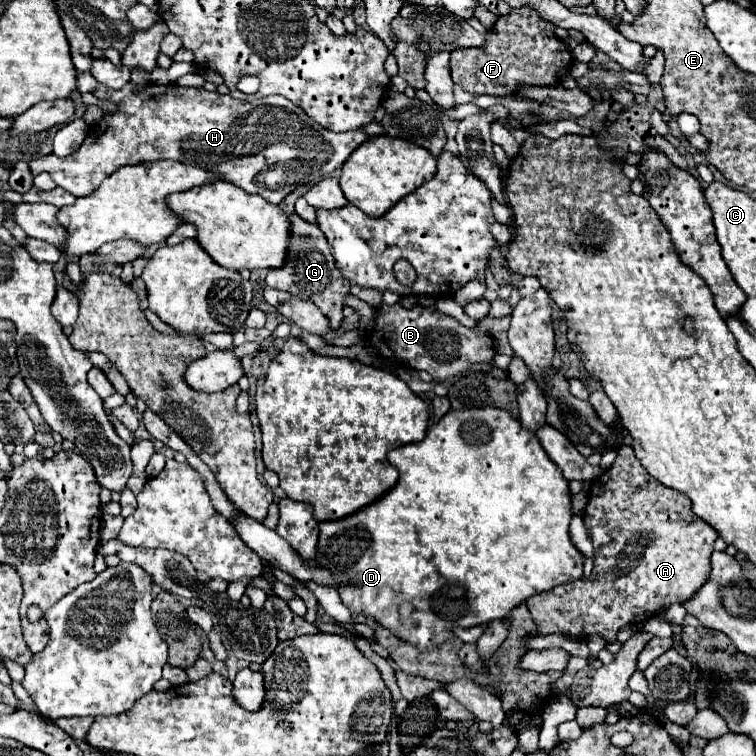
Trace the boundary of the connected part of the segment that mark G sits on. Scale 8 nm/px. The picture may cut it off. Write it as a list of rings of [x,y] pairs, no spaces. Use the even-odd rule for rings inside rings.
[[[291,213],[289,221],[291,221],[291,235],[289,235],[287,261],[283,267],[271,269],[267,273],[265,285],[279,289],[279,291],[287,291],[293,297],[313,301],[325,315],[329,315],[333,329],[337,329],[339,323],[343,321],[341,311],[343,311],[345,299],[349,295],[349,283],[345,283],[345,279],[341,279],[341,273],[335,267],[335,261],[333,261],[333,255],[329,251],[329,243],[323,235],[323,231],[315,223],[301,219],[297,213]]]

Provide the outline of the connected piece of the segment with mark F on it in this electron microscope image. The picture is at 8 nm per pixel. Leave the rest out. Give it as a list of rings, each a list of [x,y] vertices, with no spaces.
[[[533,7],[511,9],[509,15],[501,15],[491,29],[487,29],[485,43],[473,49],[455,49],[451,51],[451,77],[453,83],[463,87],[475,95],[513,95],[521,89],[521,85],[539,85],[551,87],[557,83],[561,71],[571,71],[575,65],[575,57],[563,39],[555,35],[555,25],[545,21]]]

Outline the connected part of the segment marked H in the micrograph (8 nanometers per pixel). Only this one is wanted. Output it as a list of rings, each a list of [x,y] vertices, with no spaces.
[[[127,81],[123,89],[109,89],[105,85],[99,85],[93,95],[99,101],[109,101],[117,109],[103,113],[103,119],[91,127],[89,135],[81,143],[81,147],[71,153],[69,157],[57,157],[49,155],[45,159],[35,159],[29,163],[33,175],[39,175],[41,171],[47,171],[53,181],[71,191],[75,197],[85,197],[93,193],[101,181],[117,171],[123,165],[137,165],[145,161],[159,161],[159,159],[171,159],[181,161],[185,165],[199,165],[203,169],[213,171],[223,181],[229,181],[247,193],[257,193],[265,201],[277,205],[283,197],[287,197],[295,187],[299,185],[313,185],[319,179],[333,173],[337,167],[341,167],[347,157],[367,139],[363,129],[335,133],[313,119],[307,117],[301,107],[293,105],[285,97],[275,97],[275,103],[255,105],[249,101],[233,99],[231,95],[219,95],[217,91],[207,91],[203,87],[181,87],[181,85],[155,85],[149,83],[145,87],[135,85],[133,81]]]

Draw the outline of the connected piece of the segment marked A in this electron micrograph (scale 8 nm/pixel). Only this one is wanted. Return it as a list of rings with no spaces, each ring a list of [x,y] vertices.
[[[629,445],[619,447],[613,465],[593,481],[583,521],[595,547],[591,575],[587,579],[557,585],[525,601],[541,635],[561,633],[575,639],[601,635],[607,643],[615,643],[621,627],[645,621],[669,605],[685,603],[709,577],[709,557],[713,553],[717,531],[693,515],[687,495],[665,487],[649,475]]]

